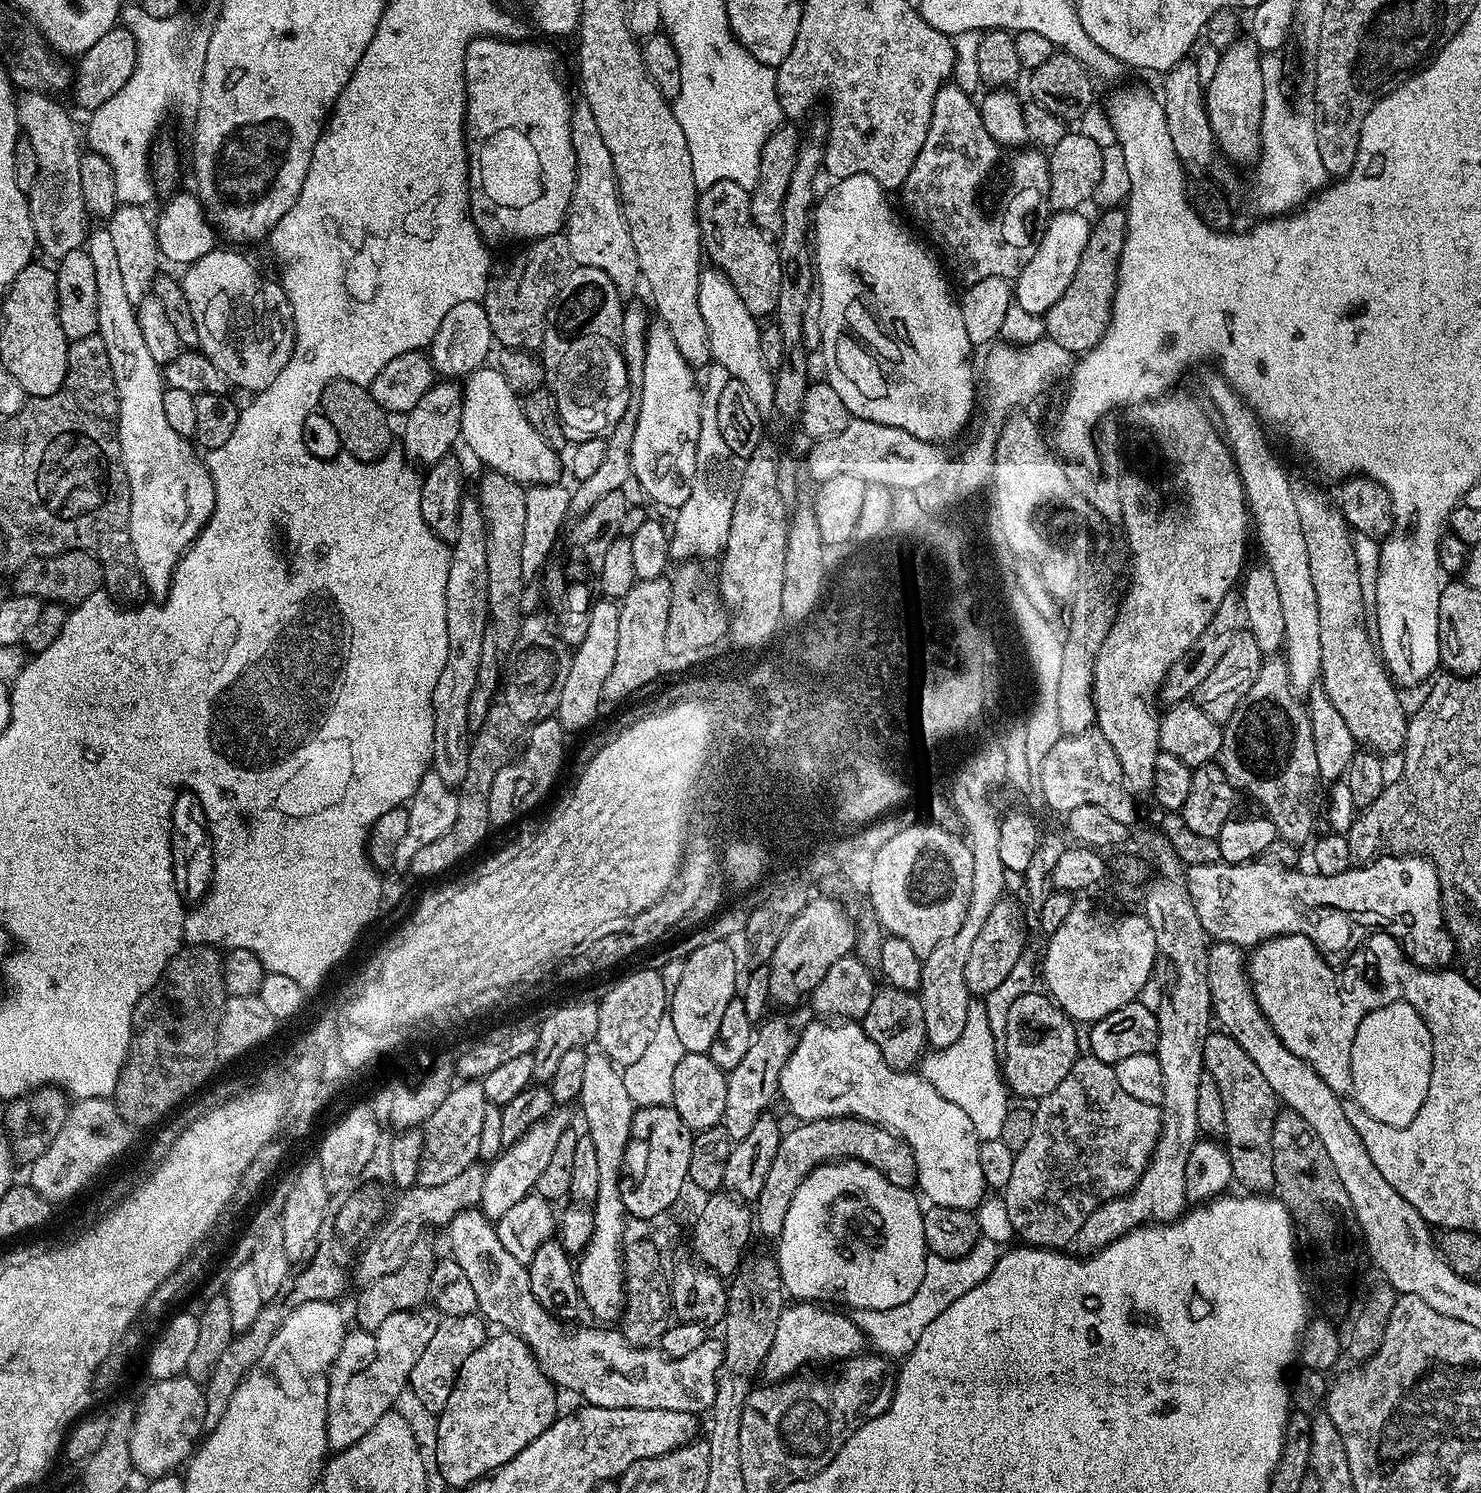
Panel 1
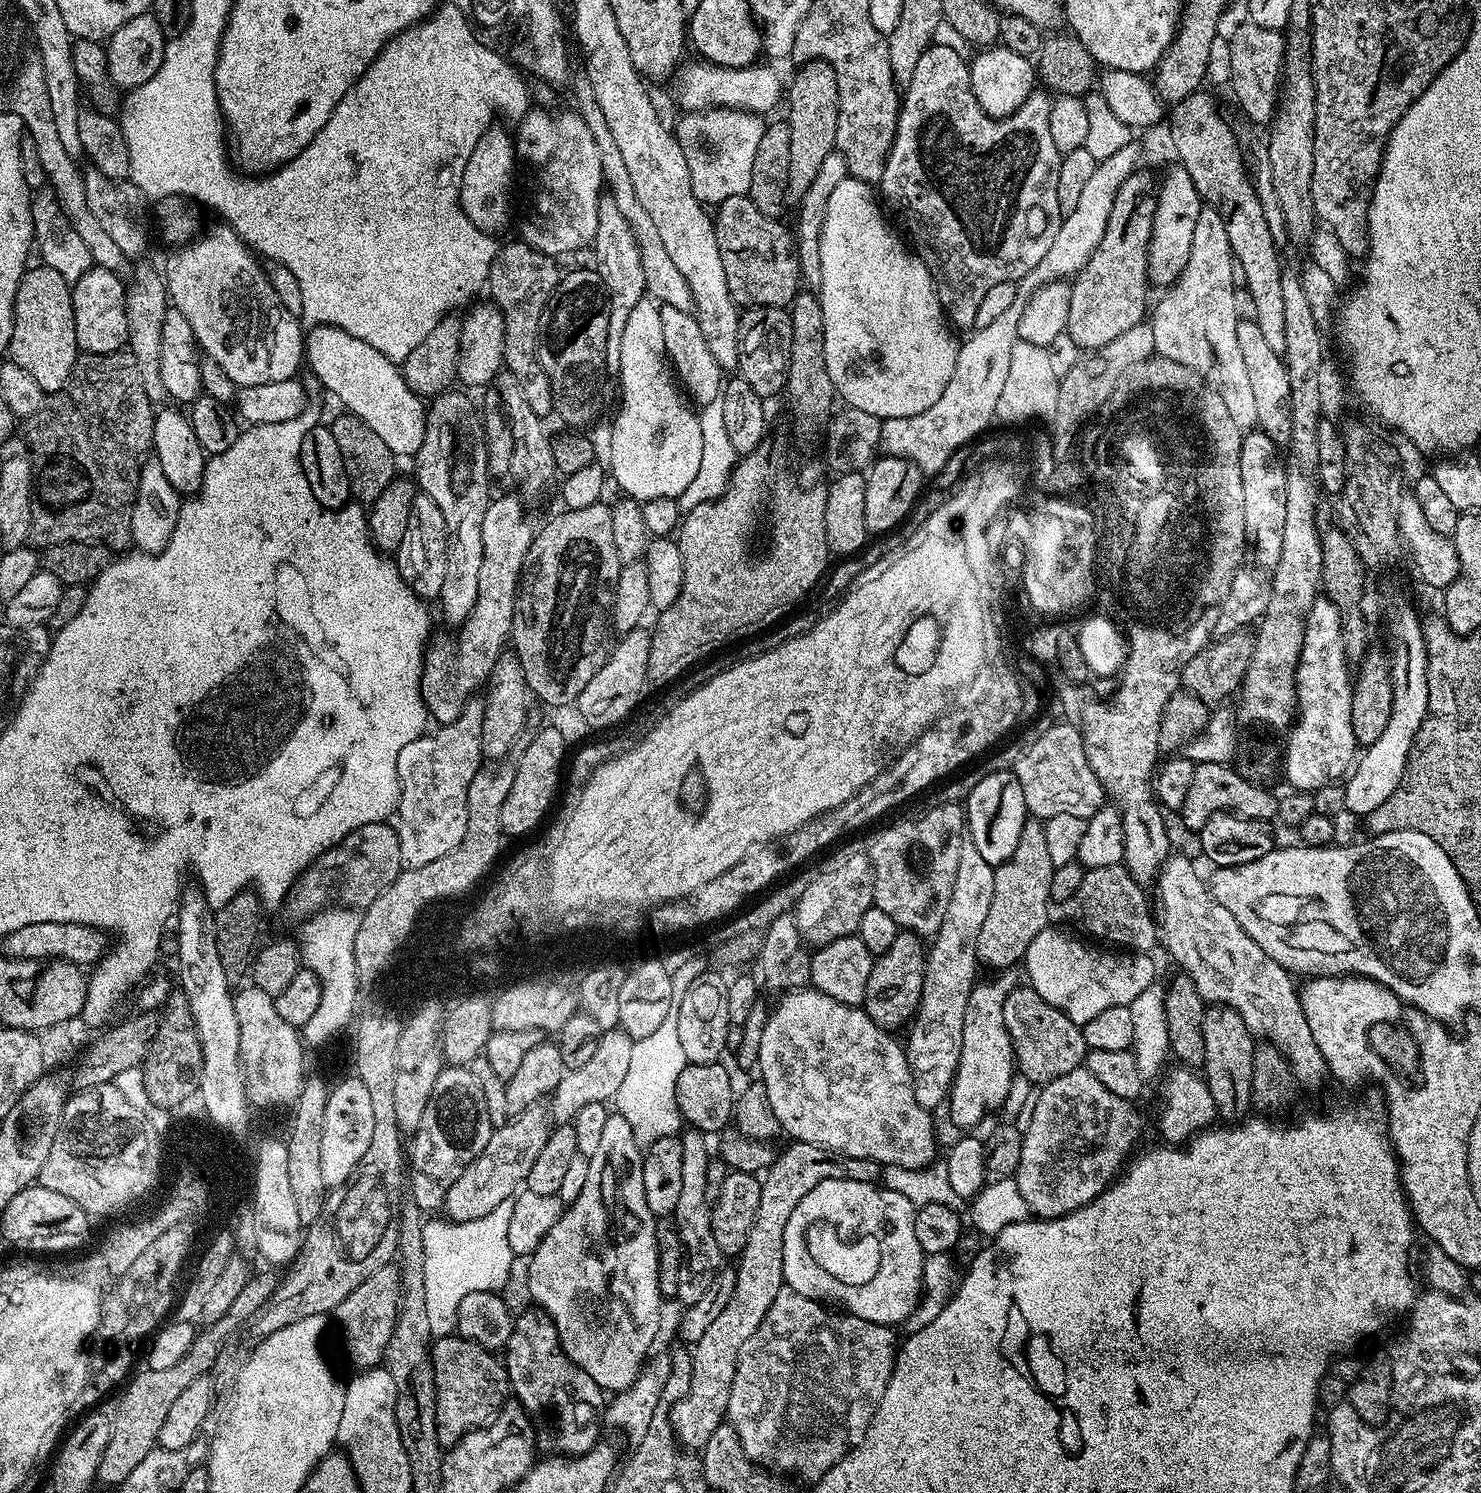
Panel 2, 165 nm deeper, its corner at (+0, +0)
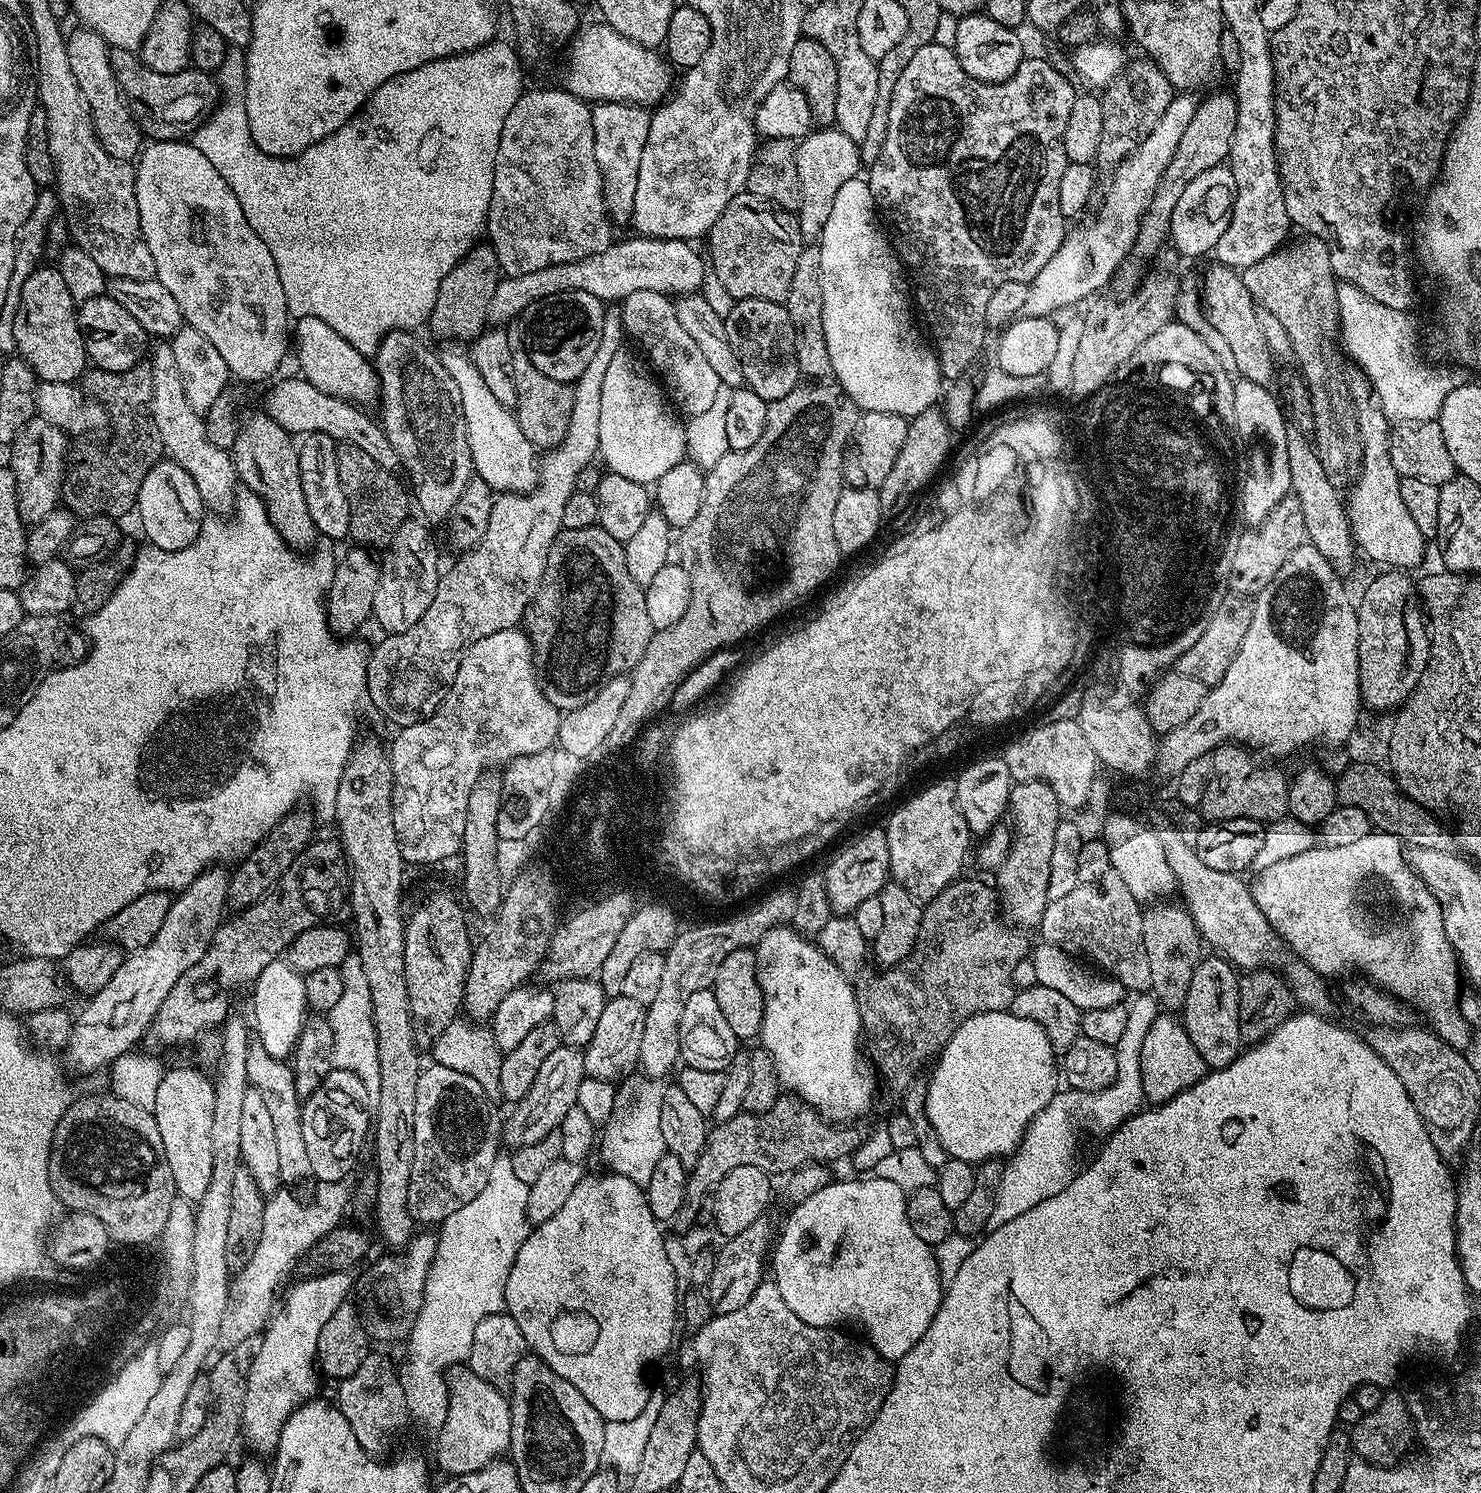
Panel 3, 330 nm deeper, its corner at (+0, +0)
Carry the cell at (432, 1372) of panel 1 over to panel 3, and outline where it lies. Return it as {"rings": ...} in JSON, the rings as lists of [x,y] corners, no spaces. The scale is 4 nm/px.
{"rings":[[[460,1370],[451,1377],[448,1386],[446,1422],[435,1437],[436,1464],[449,1477],[474,1474],[494,1460],[499,1460],[511,1449],[512,1406],[497,1385],[486,1382],[471,1370]]]}

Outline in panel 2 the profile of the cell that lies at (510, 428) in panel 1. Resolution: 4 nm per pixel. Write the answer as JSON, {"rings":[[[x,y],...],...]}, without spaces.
{"rings":[[[328,324],[313,325],[305,335],[305,357],[315,376],[330,390],[347,408],[351,415],[362,418],[374,434],[385,442],[393,454],[403,457],[403,452],[414,454],[422,446],[422,438],[426,427],[426,404],[411,389],[405,387],[404,376],[395,361],[392,361],[380,350],[375,350],[368,342],[346,333],[338,327]]]}

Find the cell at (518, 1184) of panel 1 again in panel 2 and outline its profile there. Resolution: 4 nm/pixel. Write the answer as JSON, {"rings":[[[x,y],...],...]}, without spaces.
{"rings":[[[601,1031],[598,1050],[594,1050],[594,1055],[583,1066],[567,1069],[562,1082],[558,1082],[550,1097],[550,1116],[553,1121],[556,1119],[557,1125],[569,1123],[578,1114],[578,1110],[582,1110],[582,1106],[587,1106],[589,1102],[608,1102],[615,1097],[618,1086],[622,1086],[630,1067],[632,1042],[625,1032]]]}

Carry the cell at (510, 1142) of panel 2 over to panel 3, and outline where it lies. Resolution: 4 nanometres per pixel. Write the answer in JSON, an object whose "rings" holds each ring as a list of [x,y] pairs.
{"rings":[[[562,1046],[549,1054],[546,1062],[538,1069],[538,1078],[534,1078],[534,1086],[530,1086],[530,1094],[526,1098],[515,1101],[512,1113],[507,1113],[502,1124],[502,1140],[509,1149],[530,1146],[550,1133],[559,1129],[566,1110],[576,1107],[578,1086],[582,1086],[586,1073],[584,1070],[584,1054],[579,1048]]]}

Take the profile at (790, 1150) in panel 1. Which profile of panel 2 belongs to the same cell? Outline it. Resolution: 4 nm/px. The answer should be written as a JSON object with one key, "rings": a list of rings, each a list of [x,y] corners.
{"rings":[[[789,1143],[785,1152],[781,1151],[763,1173],[760,1189],[762,1198],[758,1202],[758,1214],[754,1214],[754,1226],[750,1226],[750,1238],[746,1238],[746,1246],[741,1250],[738,1263],[735,1265],[736,1281],[734,1294],[730,1294],[730,1303],[726,1310],[718,1314],[718,1319],[702,1333],[702,1338],[691,1345],[693,1360],[690,1392],[678,1404],[672,1407],[672,1429],[676,1431],[676,1439],[688,1450],[703,1450],[710,1434],[725,1423],[730,1402],[730,1390],[734,1386],[734,1374],[738,1370],[738,1354],[742,1354],[742,1346],[746,1346],[746,1338],[762,1326],[762,1318],[766,1318],[766,1310],[774,1306],[774,1298],[778,1298],[784,1283],[784,1263],[782,1262],[782,1246],[786,1234],[786,1222],[790,1222],[790,1214],[794,1214],[794,1206],[818,1186],[818,1182],[827,1180],[853,1180],[871,1184],[881,1179],[881,1165],[872,1160],[839,1156],[825,1148],[813,1144]]]}

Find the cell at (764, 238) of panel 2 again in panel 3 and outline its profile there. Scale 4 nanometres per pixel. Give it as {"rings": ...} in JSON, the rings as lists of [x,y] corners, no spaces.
{"rings":[[[747,190],[739,192],[730,198],[730,206],[722,210],[718,222],[708,231],[706,243],[711,275],[712,272],[716,275],[717,282],[733,301],[762,298],[783,304],[790,294],[794,266],[798,266],[802,247],[800,224],[793,213],[773,208],[767,200]]]}

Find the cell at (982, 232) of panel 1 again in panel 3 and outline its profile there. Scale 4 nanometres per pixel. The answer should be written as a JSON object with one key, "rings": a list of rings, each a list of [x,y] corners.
{"rings":[[[933,42],[922,46],[922,50],[918,50],[918,54],[914,54],[914,58],[910,58],[906,70],[902,70],[902,75],[898,77],[898,86],[894,86],[894,98],[890,98],[890,126],[886,126],[886,142],[882,142],[882,150],[878,154],[878,158],[867,169],[866,179],[872,197],[876,203],[876,211],[879,219],[882,221],[883,227],[886,229],[887,235],[890,237],[895,255],[898,257],[899,263],[908,267],[908,272],[912,275],[912,284],[916,287],[916,300],[914,296],[914,304],[920,307],[920,312],[924,315],[924,320],[928,323],[928,332],[932,335],[931,343],[934,345],[934,351],[938,358],[938,366],[940,367],[940,375],[948,382],[956,382],[960,376],[964,376],[968,372],[968,367],[975,362],[980,356],[980,351],[984,348],[984,335],[990,332],[988,323],[986,322],[986,306],[990,303],[990,294],[994,294],[994,290],[998,290],[998,286],[1002,286],[1002,282],[1022,282],[1027,284],[1038,274],[1038,270],[1042,270],[1042,266],[1046,266],[1046,262],[1050,262],[1050,258],[1054,258],[1054,254],[1058,250],[1058,246],[1062,246],[1064,241],[1064,233],[1066,231],[1066,218],[1062,214],[1062,210],[1058,206],[1058,186],[1062,183],[1062,170],[1066,170],[1069,164],[1066,158],[1066,146],[1064,145],[1064,135],[1066,134],[1066,122],[1070,118],[1070,110],[1074,107],[1074,102],[1078,95],[1077,89],[1072,89],[1072,84],[1067,79],[1065,73],[1054,70],[1054,66],[1050,66],[1050,62],[1042,62],[1038,58],[1024,59],[1018,66],[1018,70],[1014,70],[1014,74],[1010,78],[1006,78],[997,84],[990,82],[982,82],[978,78],[970,78],[970,74],[966,74],[966,70],[962,70],[962,62],[958,62],[955,51],[951,47],[948,48],[941,42]]]}

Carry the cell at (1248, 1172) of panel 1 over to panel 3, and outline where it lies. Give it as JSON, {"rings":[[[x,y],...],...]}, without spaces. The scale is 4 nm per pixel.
{"rings":[[[1220,954],[1205,955],[1193,970],[1190,988],[1182,1007],[1182,1023],[1190,1042],[1202,1054],[1205,1069],[1215,1070],[1230,1066],[1242,1051],[1240,1038],[1240,976],[1237,969]]]}

